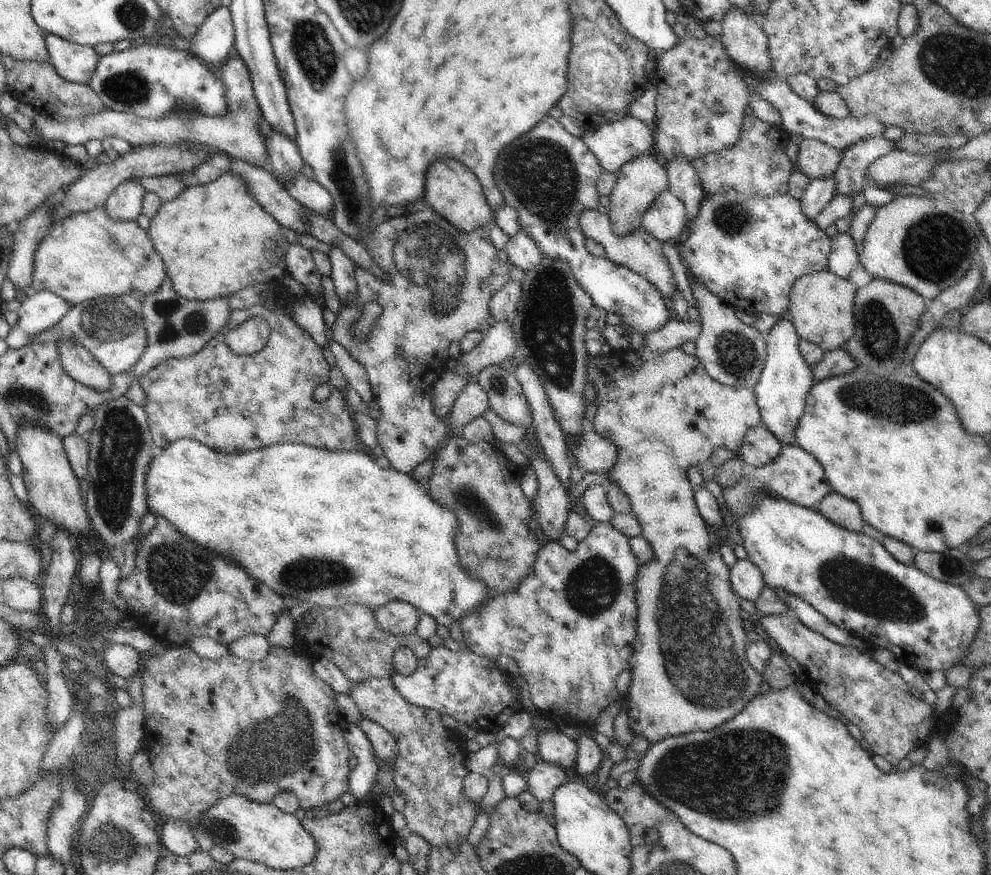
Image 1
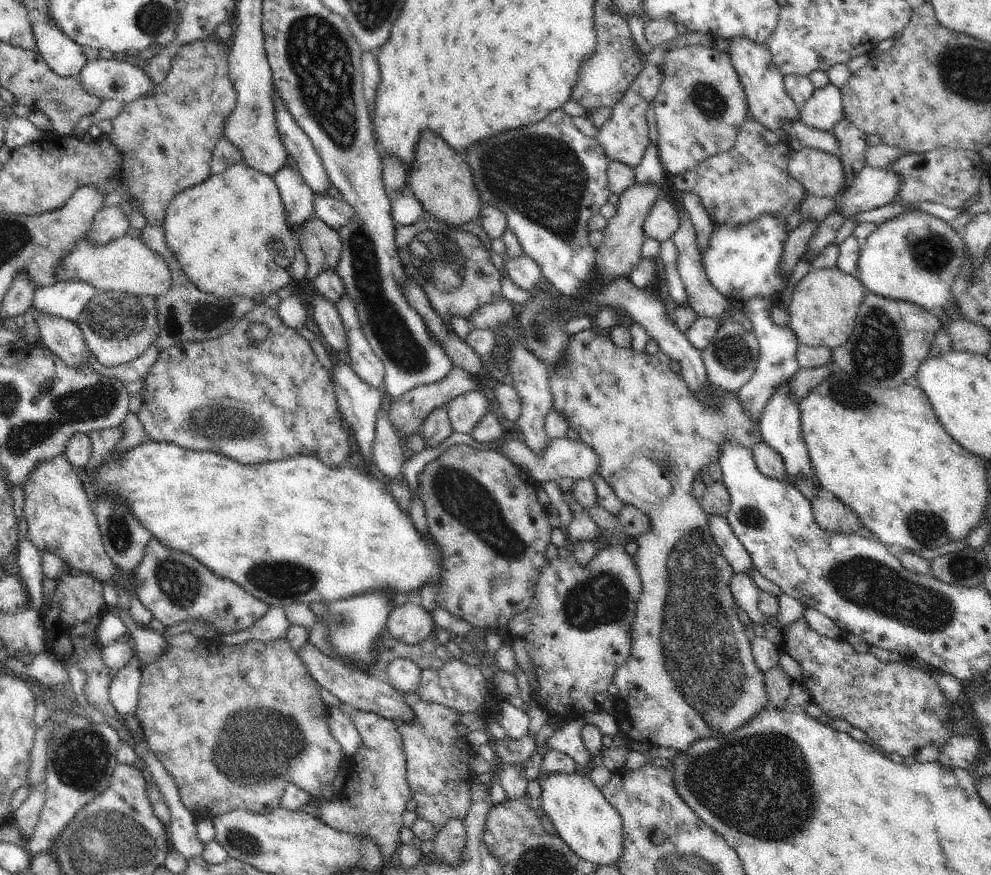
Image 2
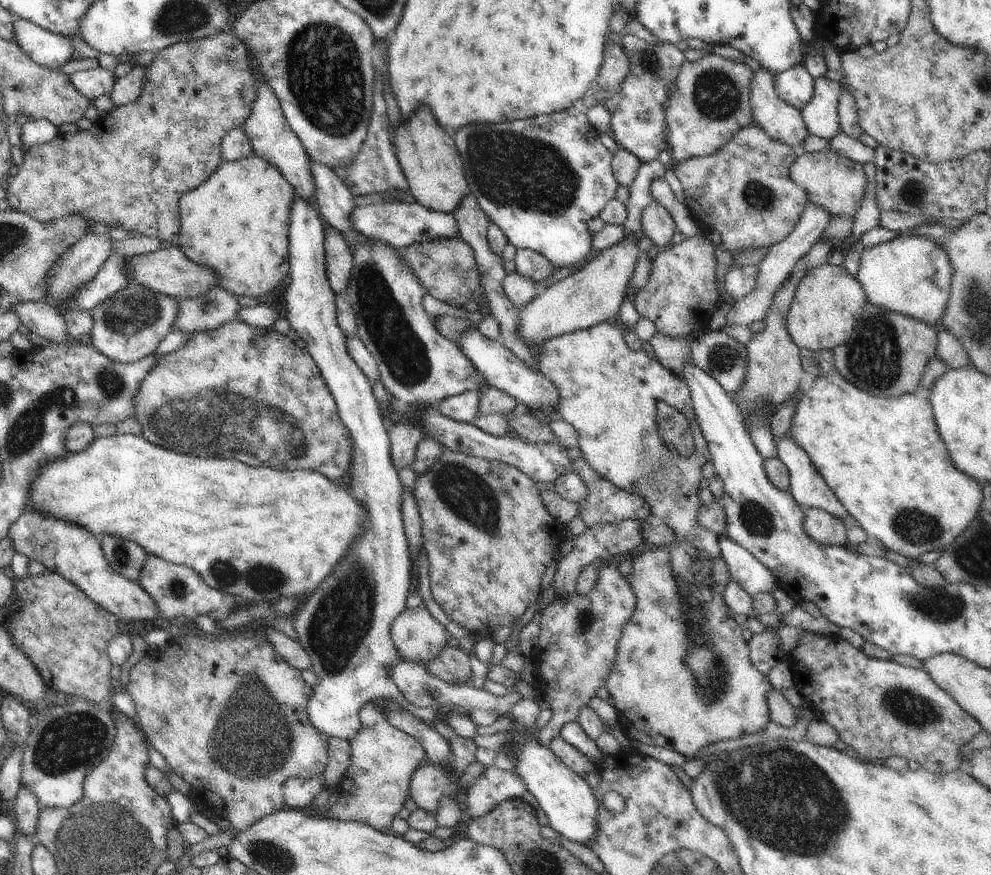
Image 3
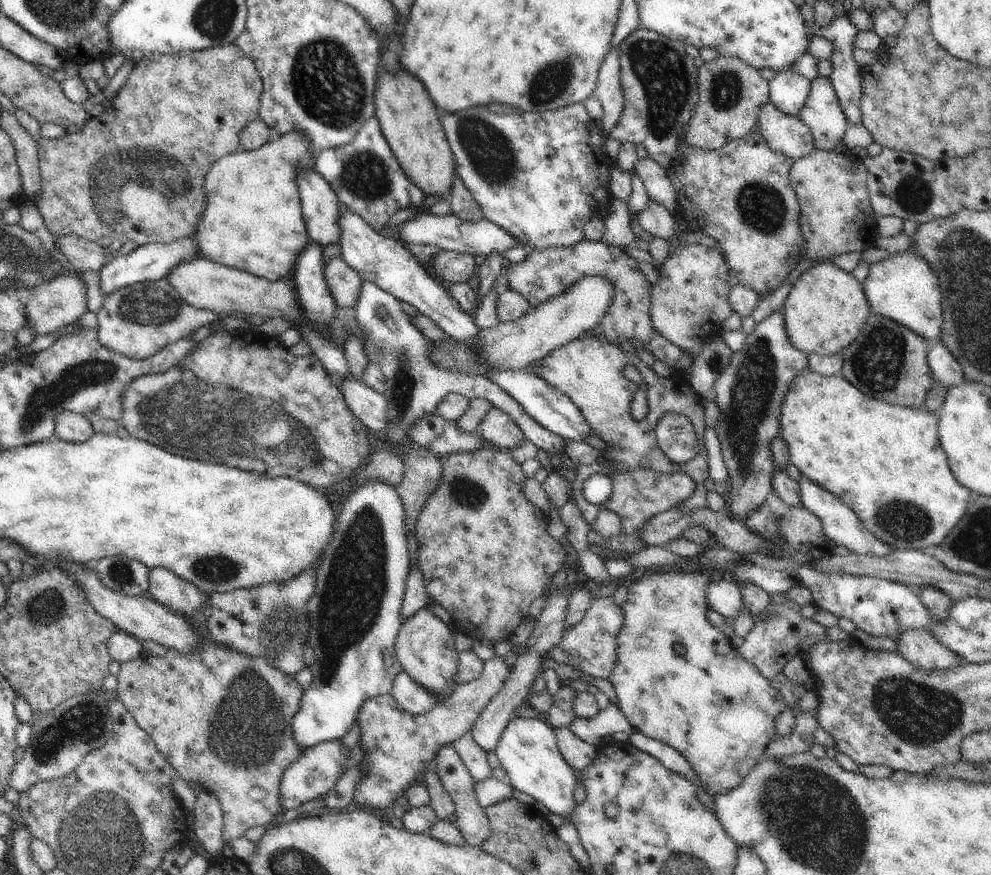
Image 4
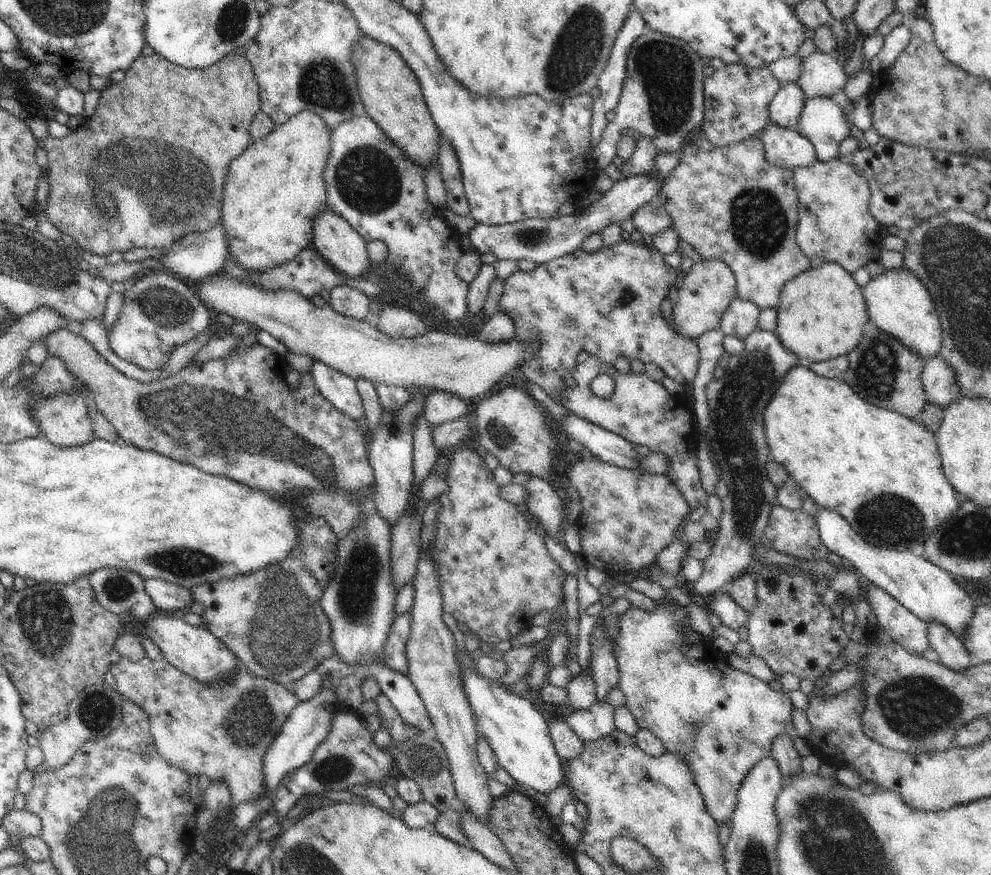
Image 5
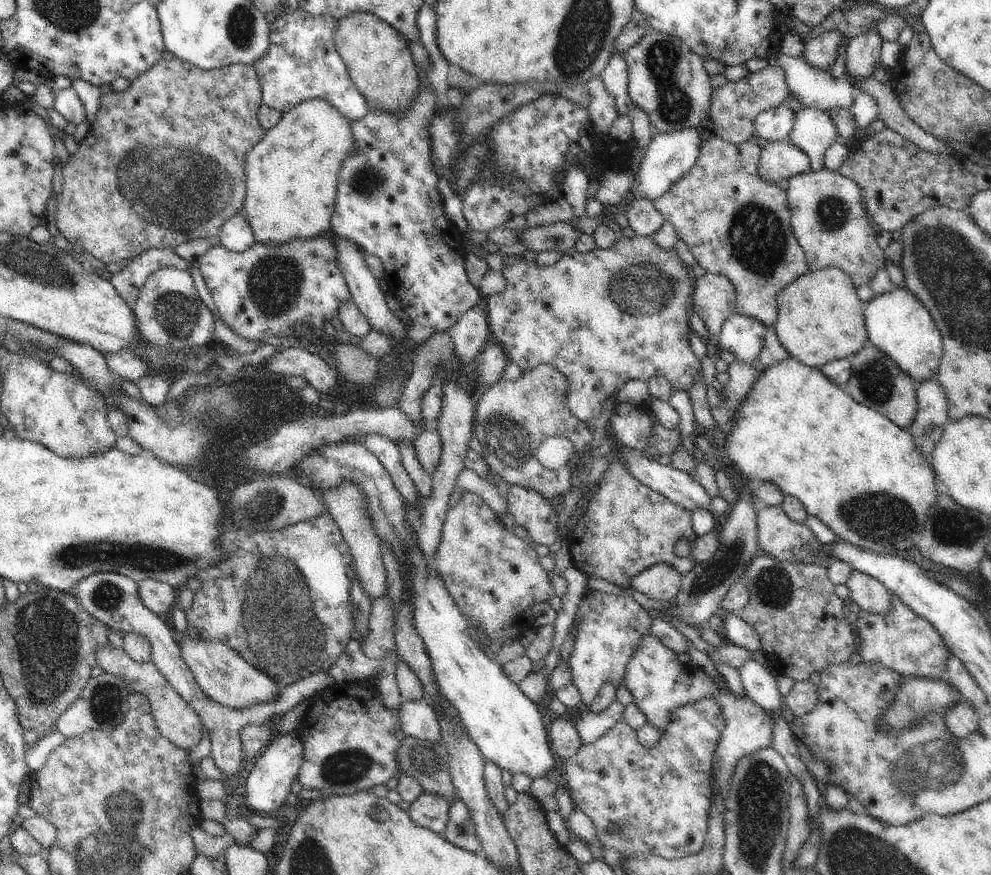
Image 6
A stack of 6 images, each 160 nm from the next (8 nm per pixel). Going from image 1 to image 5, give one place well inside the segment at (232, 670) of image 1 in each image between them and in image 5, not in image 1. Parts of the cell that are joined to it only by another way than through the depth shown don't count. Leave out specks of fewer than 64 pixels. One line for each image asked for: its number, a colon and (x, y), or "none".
2: (229, 722)
3: (229, 717)
4: (221, 718)
5: (223, 731)

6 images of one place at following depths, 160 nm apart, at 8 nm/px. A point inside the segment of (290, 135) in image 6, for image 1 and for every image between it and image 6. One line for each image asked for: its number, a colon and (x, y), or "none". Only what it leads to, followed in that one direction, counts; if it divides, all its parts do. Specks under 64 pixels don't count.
1: (215, 239)
2: (230, 235)
3: (237, 223)
4: (253, 221)
5: (275, 189)

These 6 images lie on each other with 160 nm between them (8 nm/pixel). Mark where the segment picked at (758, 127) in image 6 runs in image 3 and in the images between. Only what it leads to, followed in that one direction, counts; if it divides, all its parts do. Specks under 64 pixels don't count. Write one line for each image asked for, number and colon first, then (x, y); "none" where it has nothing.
3: (796, 86)
4: (788, 91)
5: (784, 110)

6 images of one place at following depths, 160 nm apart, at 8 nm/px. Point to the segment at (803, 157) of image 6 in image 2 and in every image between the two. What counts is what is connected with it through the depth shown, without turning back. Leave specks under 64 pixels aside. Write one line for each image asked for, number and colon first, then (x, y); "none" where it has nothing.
2: (762, 81)
3: (784, 123)
4: (789, 135)
5: (786, 148)

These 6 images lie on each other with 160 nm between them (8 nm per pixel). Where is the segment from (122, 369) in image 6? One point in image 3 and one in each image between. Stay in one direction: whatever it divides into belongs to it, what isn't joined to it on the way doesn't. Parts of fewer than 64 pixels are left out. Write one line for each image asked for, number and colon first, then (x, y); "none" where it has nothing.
3: (128, 326)
4: (139, 320)
5: (160, 313)

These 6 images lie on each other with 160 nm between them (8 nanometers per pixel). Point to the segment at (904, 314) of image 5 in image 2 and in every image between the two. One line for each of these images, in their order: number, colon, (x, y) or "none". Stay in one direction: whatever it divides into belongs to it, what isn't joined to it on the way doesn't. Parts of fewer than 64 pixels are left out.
2: (916, 257)
3: (911, 275)
4: (902, 287)

